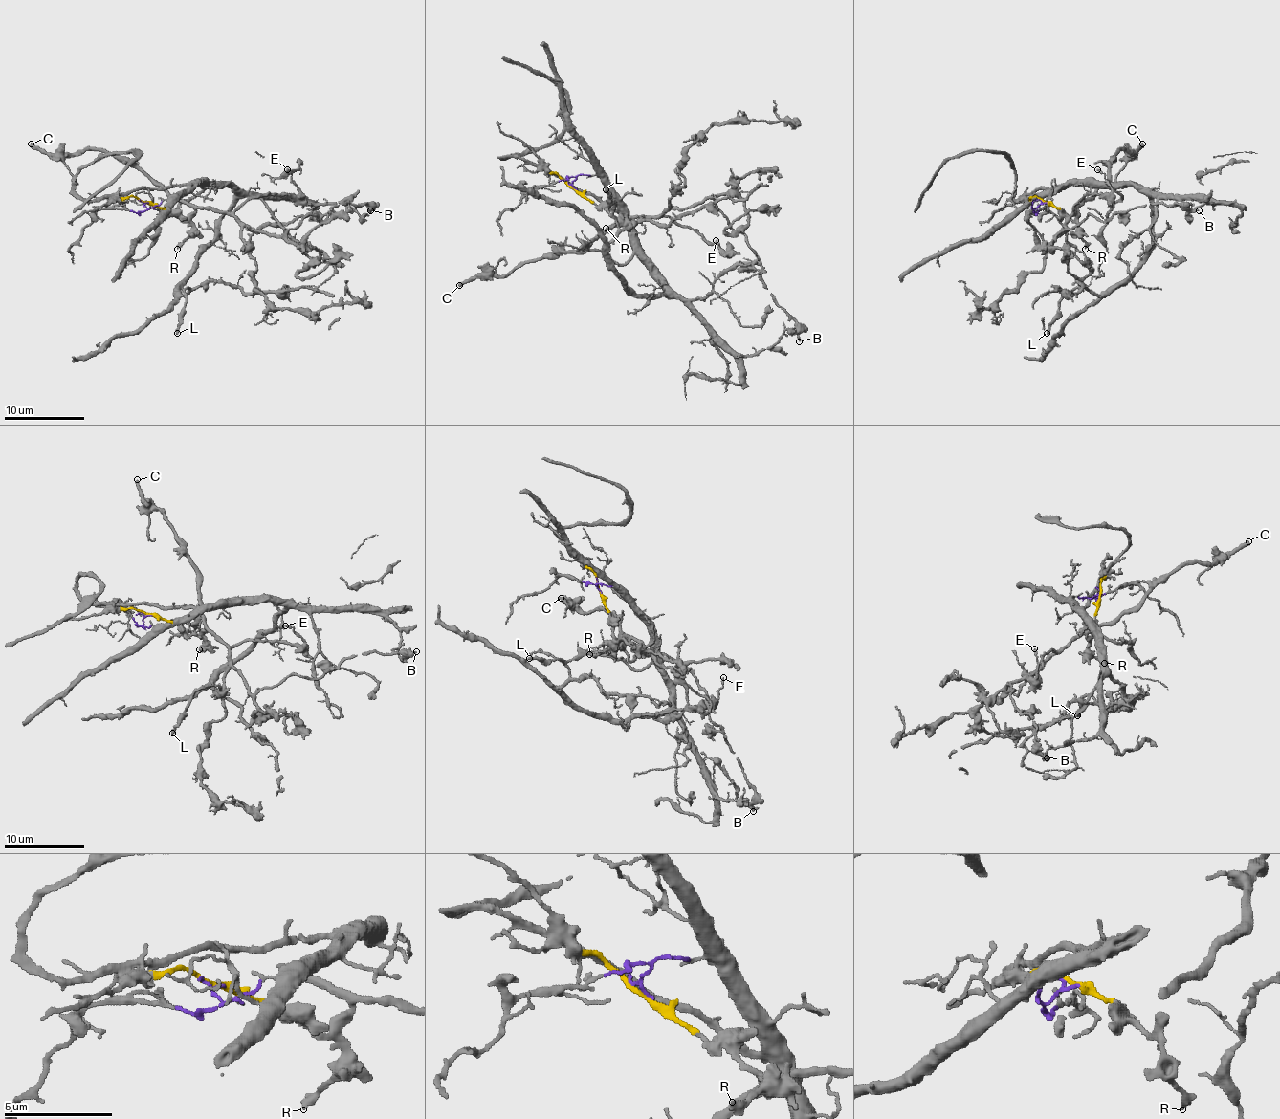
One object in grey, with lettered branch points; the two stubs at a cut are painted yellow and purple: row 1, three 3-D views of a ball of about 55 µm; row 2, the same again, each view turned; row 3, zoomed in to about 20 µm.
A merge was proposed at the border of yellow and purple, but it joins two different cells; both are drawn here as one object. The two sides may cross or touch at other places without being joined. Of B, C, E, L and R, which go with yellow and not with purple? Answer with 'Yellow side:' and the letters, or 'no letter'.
Yellow side: B, C, E, R

